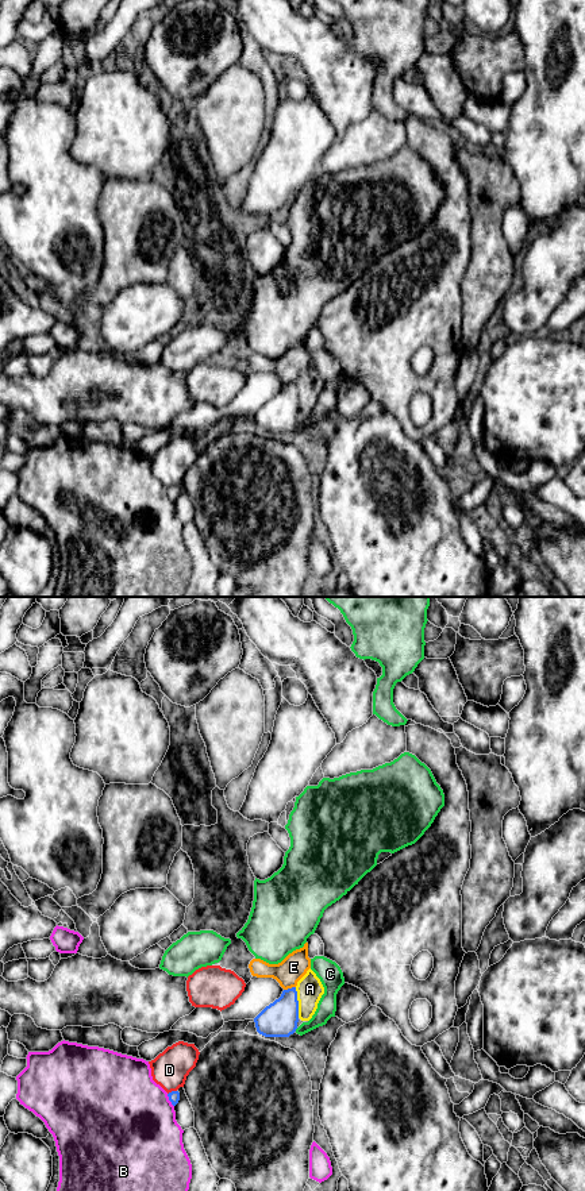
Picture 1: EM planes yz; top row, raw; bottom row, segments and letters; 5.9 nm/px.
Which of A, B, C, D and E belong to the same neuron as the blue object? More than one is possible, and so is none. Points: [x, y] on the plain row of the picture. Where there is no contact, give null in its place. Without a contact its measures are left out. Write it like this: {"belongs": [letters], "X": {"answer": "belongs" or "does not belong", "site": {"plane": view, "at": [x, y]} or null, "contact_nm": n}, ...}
{"belongs": [], "A": {"answer": "does not belong", "site": {"plane": "yz", "at": [297, 397]}, "contact_nm": 190}, "B": {"answer": "does not belong", "site": {"plane": "yz", "at": [169, 494]}, "contact_nm": 90}, "C": {"answer": "does not belong", "site": {"plane": "yz", "at": [296, 423]}, "contact_nm": 30}, "D": {"answer": "does not belong", "site": {"plane": "yz", "at": [172, 486]}, "contact_nm": 60}, "E": {"answer": "does not belong", "site": {"plane": "yz", "at": [289, 384]}, "contact_nm": 80}}

